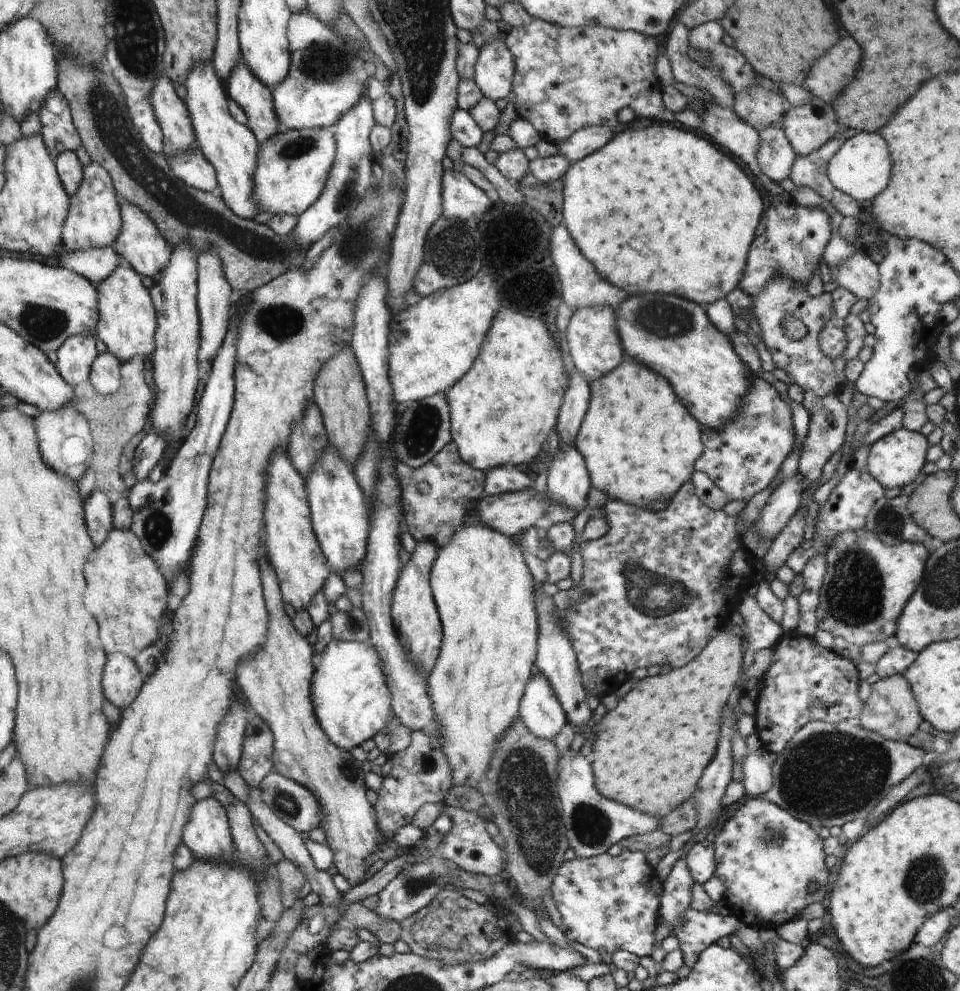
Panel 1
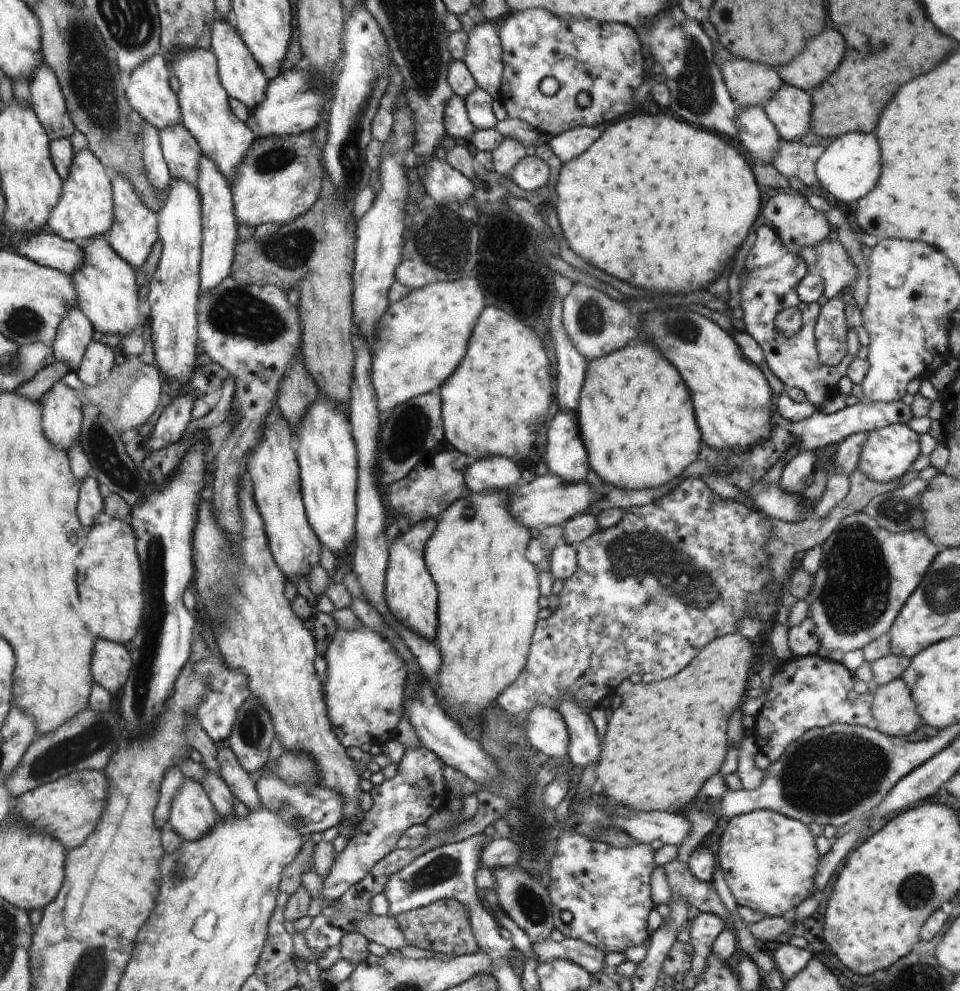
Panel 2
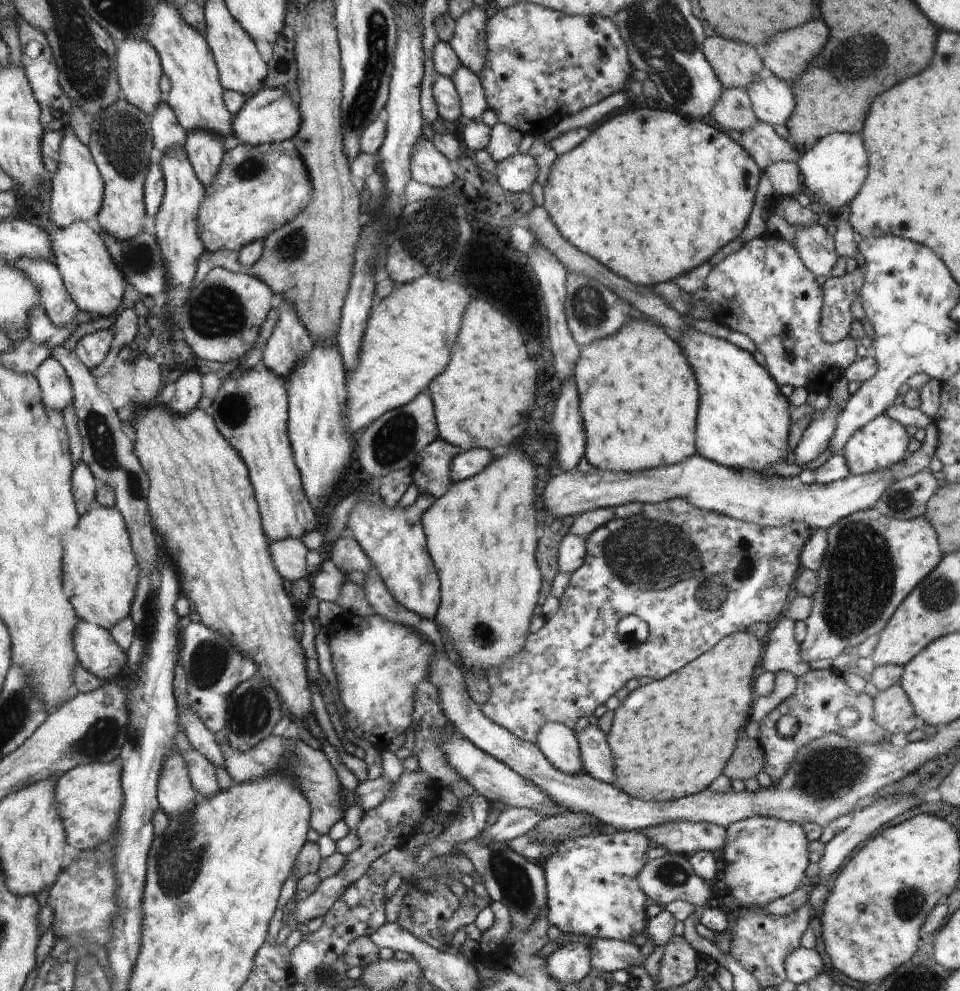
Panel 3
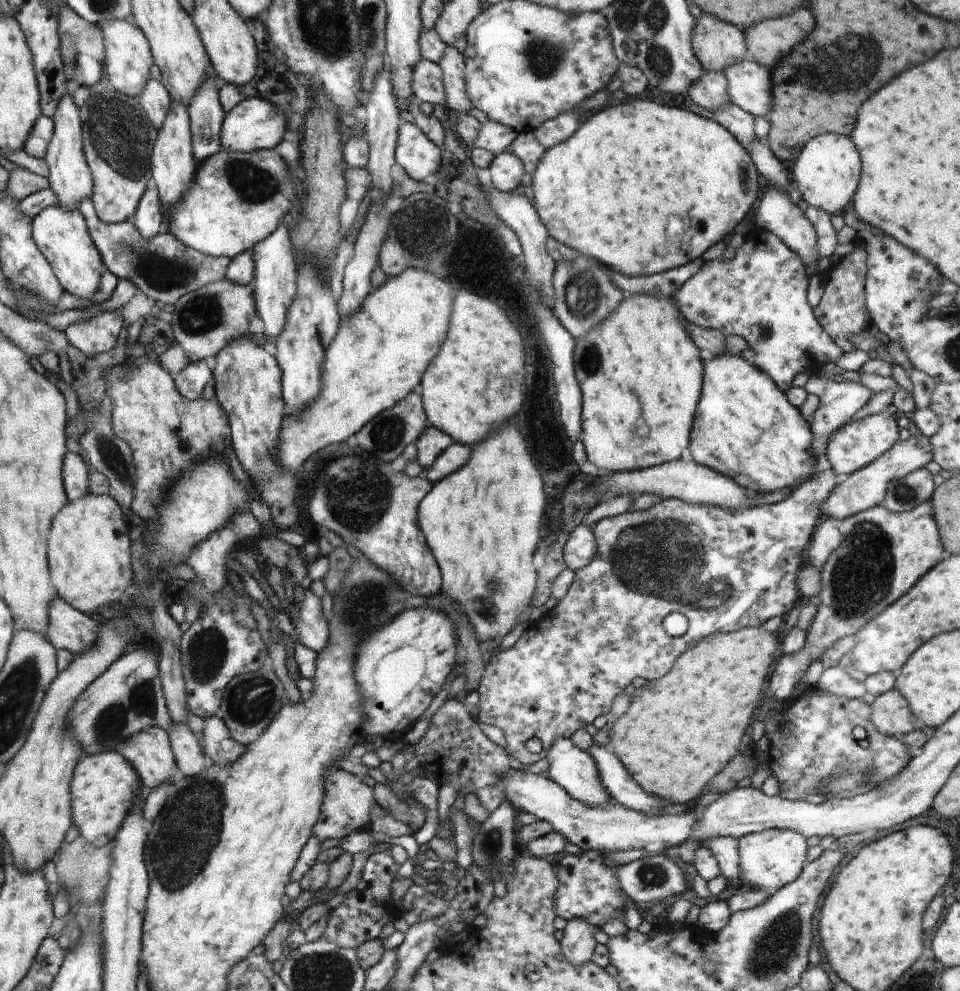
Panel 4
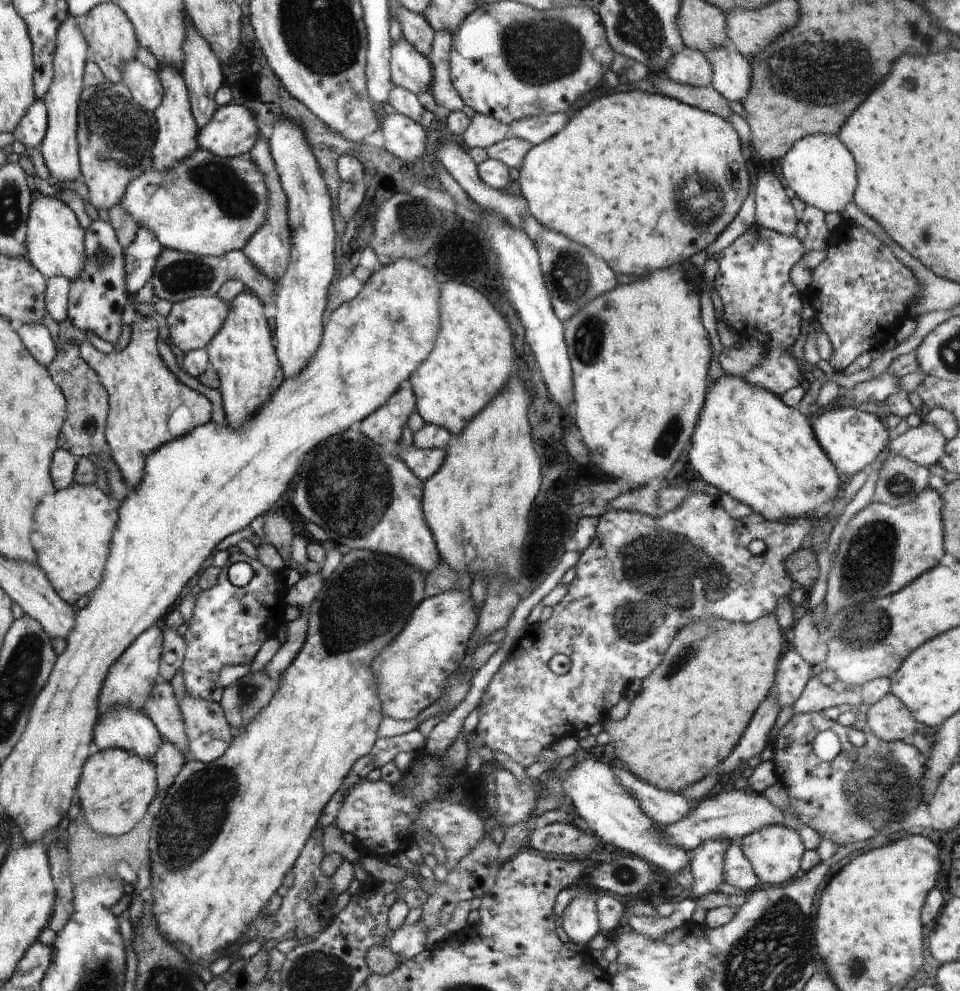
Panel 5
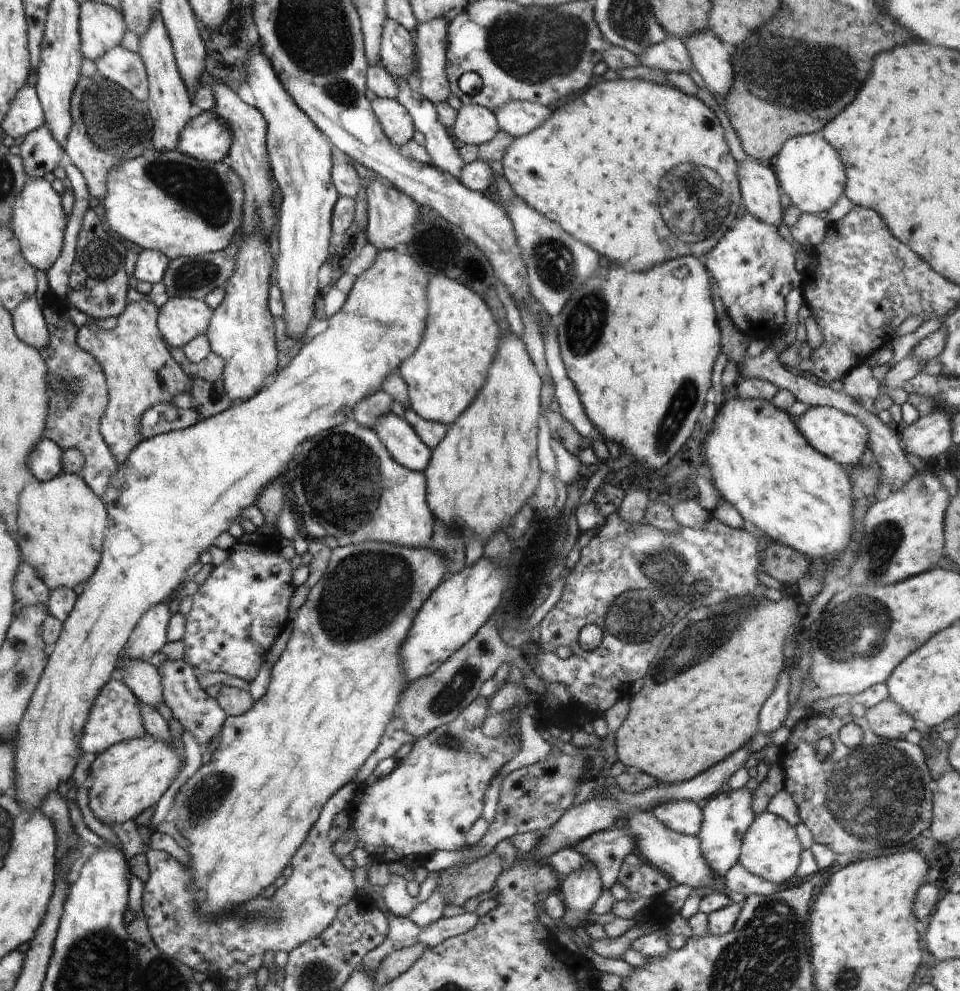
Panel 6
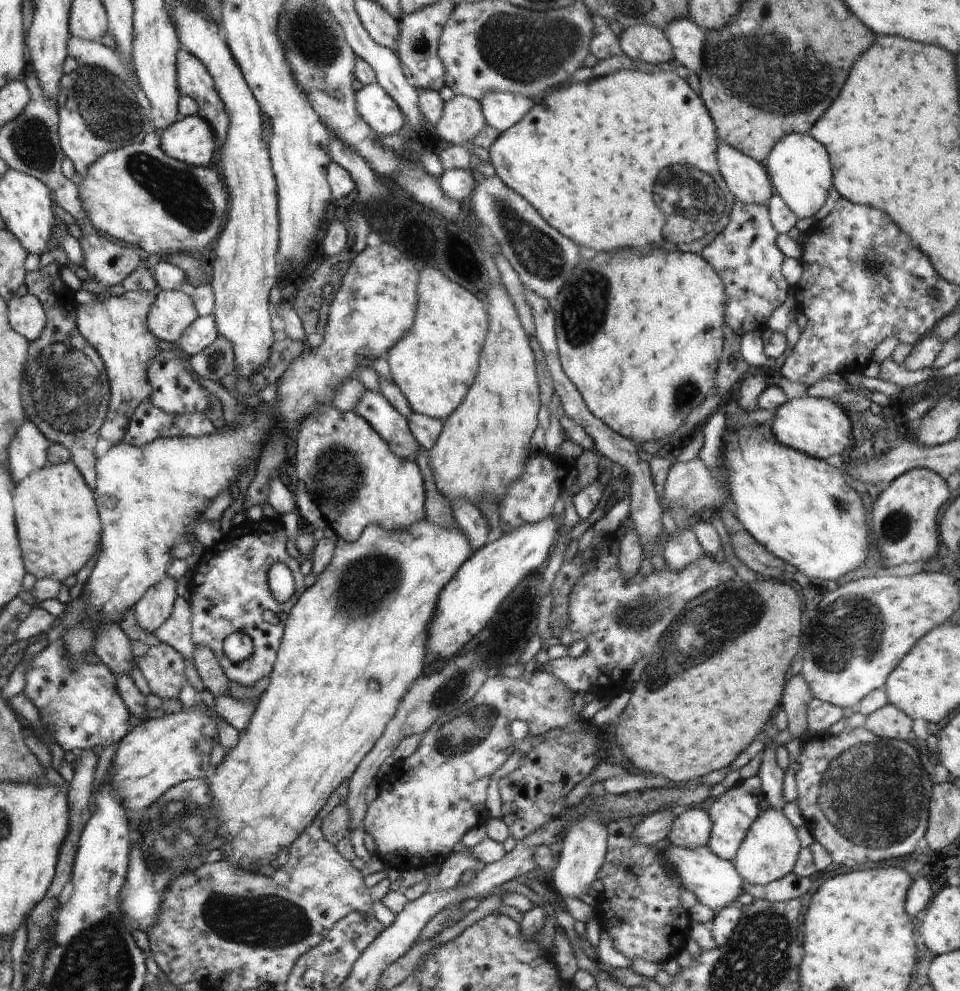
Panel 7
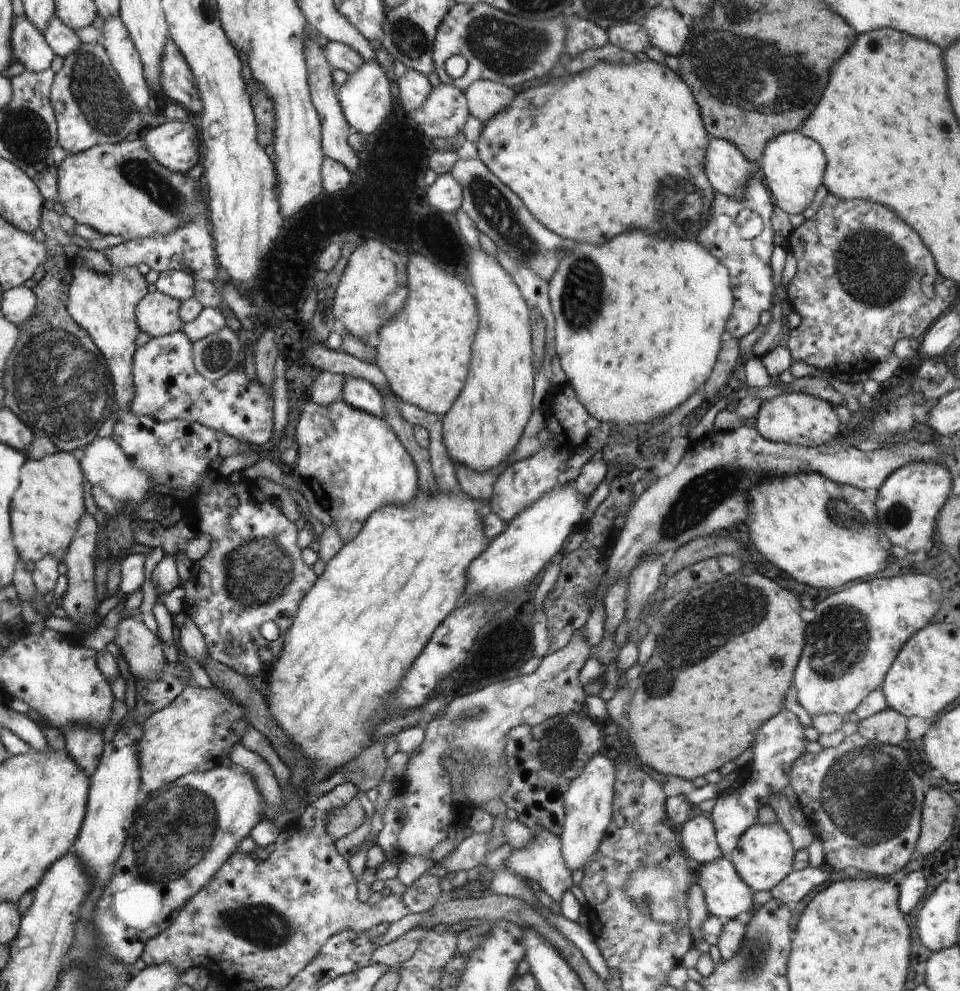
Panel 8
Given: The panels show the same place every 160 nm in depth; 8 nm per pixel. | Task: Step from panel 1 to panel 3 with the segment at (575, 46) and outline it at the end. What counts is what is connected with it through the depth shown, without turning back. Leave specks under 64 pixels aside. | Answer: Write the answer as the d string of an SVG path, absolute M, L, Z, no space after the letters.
M516 3L515 5L499 9L492 18L487 19L485 37L488 47L487 62L482 74L478 76L485 90L488 106L495 111L500 123L519 130L523 135L530 134L534 137L540 137L549 128L556 126L563 118L574 115L576 112L600 102L603 98L608 98L610 94L626 90L629 83L631 83L630 78L634 67L629 61L626 43L617 29L617 24L609 18L592 15L567 15L534 3Z

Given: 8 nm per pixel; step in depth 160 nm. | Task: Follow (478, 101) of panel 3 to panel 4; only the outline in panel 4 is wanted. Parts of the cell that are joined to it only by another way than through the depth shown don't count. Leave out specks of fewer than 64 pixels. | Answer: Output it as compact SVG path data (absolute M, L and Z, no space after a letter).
M447 45L438 64L443 72L447 105L460 114L467 113L473 104L467 93L464 55L456 48Z

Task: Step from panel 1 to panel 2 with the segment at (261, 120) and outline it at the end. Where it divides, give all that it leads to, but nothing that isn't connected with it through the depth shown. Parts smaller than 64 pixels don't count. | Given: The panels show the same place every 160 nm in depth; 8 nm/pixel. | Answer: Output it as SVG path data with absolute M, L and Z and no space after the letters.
M218 18L215 25L212 26L211 52L218 60L220 83L223 84L224 91L231 98L240 100L249 109L255 109L256 106L264 102L270 81L266 79L259 60L252 55L242 36L235 31L235 26L231 19Z

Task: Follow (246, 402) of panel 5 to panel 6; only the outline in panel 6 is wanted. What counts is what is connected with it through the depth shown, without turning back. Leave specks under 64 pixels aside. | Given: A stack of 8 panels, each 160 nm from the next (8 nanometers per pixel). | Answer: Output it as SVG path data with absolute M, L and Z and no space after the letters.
M205 74L205 82L201 81L200 84L212 88L212 92L214 92L213 110L216 115L226 120L226 124L231 130L234 141L230 153L223 162L240 176L240 179L243 180L243 190L246 192L243 203L243 223L235 240L240 248L238 256L236 256L236 268L234 268L232 276L222 284L224 300L215 309L206 333L211 352L216 352L226 362L224 374L222 374L226 395L233 403L238 403L252 398L260 390L266 376L270 376L278 364L276 340L274 340L274 318L268 312L268 288L270 288L270 270L272 270L272 254L270 254L270 246L268 246L268 237L278 226L280 208L276 206L276 198L274 198L274 184L272 184L270 162L266 150L268 128L262 114L255 107L245 104L228 86L220 84L216 78L211 79Z

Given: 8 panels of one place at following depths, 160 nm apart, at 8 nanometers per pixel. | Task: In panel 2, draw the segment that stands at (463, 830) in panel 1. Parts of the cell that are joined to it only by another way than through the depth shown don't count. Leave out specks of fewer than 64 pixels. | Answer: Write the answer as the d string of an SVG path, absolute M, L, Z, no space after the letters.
M499 836L492 837L492 840L486 840L486 844L480 852L480 862L491 870L515 866L518 858L520 858L518 844L514 844L511 839Z

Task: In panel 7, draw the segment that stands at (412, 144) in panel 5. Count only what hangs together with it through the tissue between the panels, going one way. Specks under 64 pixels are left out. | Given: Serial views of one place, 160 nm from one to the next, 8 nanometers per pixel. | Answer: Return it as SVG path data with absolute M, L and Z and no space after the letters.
M378 82L364 85L356 94L356 107L372 132L388 136L404 127L400 108Z

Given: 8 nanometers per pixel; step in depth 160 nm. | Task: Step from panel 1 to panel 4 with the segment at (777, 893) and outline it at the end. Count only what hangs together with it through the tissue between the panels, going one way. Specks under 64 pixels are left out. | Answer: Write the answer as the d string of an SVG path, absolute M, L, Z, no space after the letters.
M766 829L739 838L739 878L756 889L770 892L794 882L806 863L809 849L806 839L803 834L790 829Z

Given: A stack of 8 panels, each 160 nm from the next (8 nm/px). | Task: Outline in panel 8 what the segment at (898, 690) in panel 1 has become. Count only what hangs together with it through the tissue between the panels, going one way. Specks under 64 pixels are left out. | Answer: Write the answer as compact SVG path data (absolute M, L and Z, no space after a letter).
M890 708L858 721L858 724L860 736L867 741L877 741L882 746L899 747L907 734L907 719Z

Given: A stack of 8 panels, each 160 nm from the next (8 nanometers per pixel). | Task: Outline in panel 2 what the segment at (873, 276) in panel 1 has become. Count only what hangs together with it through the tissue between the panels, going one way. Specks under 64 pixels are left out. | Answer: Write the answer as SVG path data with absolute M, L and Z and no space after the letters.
M838 240L825 242L816 247L818 259L815 264L816 273L824 282L824 295L828 299L841 296L855 286L859 275L857 266Z

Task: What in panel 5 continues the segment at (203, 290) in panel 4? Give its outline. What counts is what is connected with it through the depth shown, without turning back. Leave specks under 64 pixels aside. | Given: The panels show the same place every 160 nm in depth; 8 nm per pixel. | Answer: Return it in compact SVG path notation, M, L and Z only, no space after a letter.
M204 295L174 303L170 314L163 319L165 323L168 323L170 342L186 354L196 349L206 349L212 337L222 328L223 322L227 320L230 312L229 302L222 300L218 295Z

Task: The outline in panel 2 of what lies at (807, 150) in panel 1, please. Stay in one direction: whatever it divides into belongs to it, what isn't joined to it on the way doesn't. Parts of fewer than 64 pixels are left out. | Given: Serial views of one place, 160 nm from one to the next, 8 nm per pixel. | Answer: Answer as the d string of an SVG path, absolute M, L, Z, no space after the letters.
M783 84L763 106L764 112L778 129L782 140L800 143L800 137L813 132L811 110L813 104L808 92Z

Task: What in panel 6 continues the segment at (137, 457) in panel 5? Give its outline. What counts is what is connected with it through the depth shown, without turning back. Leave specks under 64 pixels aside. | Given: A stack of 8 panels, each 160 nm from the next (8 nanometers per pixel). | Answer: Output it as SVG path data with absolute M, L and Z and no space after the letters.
M146 298L130 302L120 314L112 330L102 330L93 326L79 328L78 342L88 350L106 372L111 401L106 416L102 419L102 436L118 465L128 461L132 450L144 439L140 433L143 415L152 406L172 403L174 396L188 393L191 389L190 378L172 360L160 332L158 332L158 309Z

